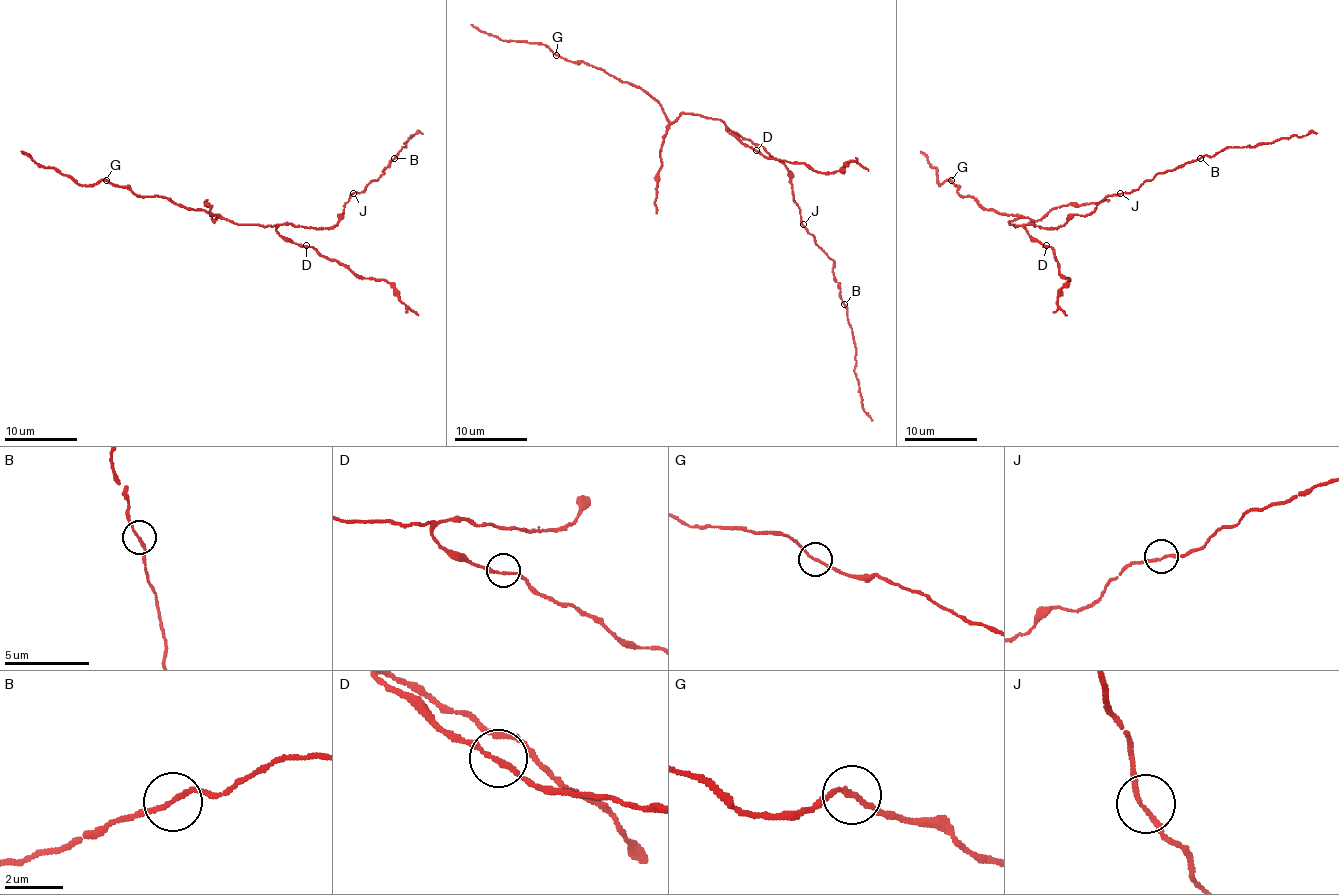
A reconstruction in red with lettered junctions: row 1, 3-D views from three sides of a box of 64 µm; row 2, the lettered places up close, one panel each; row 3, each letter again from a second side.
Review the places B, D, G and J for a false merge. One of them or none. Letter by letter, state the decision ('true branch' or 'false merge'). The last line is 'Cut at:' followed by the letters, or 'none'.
B: true branch
D: true branch
G: true branch
J: true branch
Cut at: none

